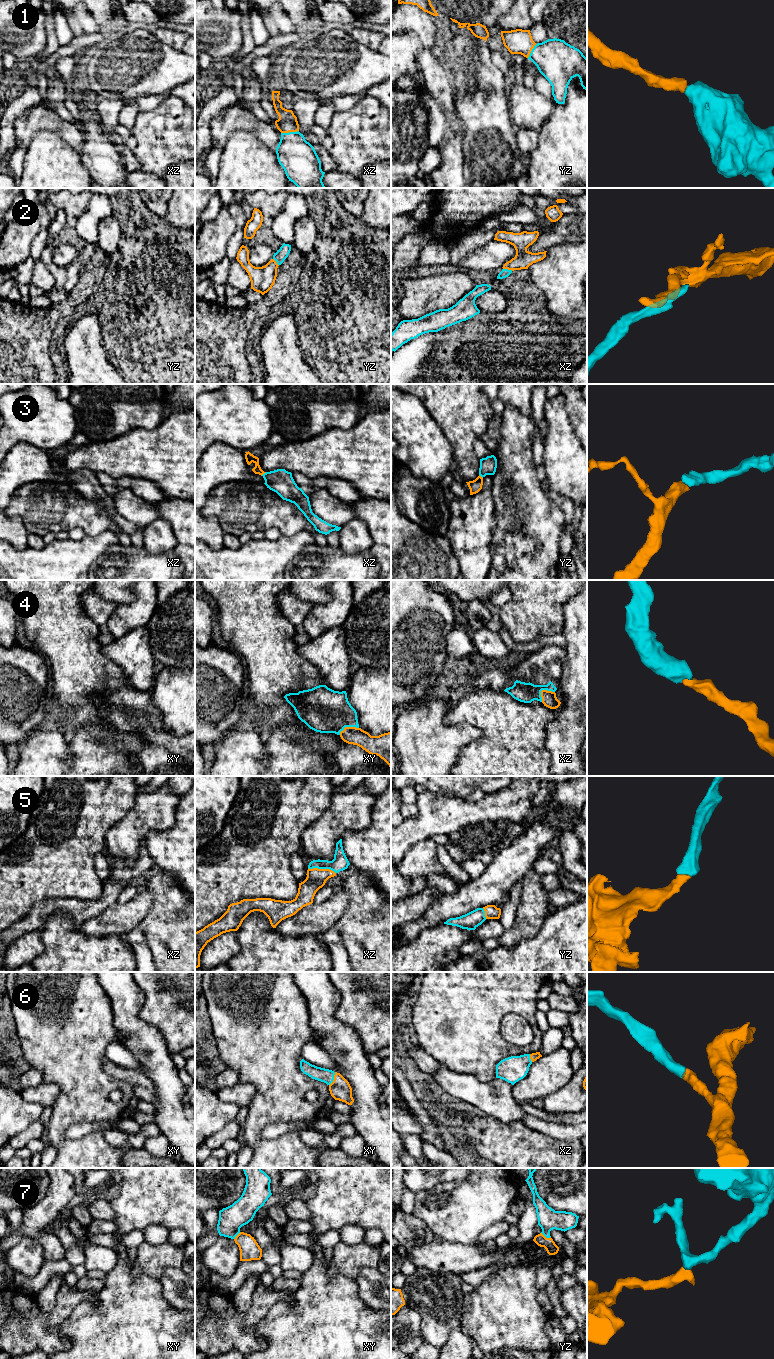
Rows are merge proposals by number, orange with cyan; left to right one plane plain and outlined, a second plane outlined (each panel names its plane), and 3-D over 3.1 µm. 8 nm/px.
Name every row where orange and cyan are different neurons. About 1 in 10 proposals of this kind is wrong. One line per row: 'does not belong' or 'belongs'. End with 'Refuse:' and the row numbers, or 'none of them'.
1: belongs
2: belongs
3: belongs
4: belongs
5: belongs
6: belongs
7: belongs
Refuse: none of them

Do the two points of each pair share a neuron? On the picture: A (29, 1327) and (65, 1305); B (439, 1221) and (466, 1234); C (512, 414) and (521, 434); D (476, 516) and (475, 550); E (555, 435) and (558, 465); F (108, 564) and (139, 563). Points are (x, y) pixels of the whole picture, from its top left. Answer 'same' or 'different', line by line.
A: same
B: same
C: same
D: same
E: same
F: same

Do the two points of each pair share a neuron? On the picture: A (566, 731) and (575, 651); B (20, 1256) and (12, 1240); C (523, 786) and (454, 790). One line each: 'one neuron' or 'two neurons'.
A: one neuron
B: two neurons
C: two neurons

